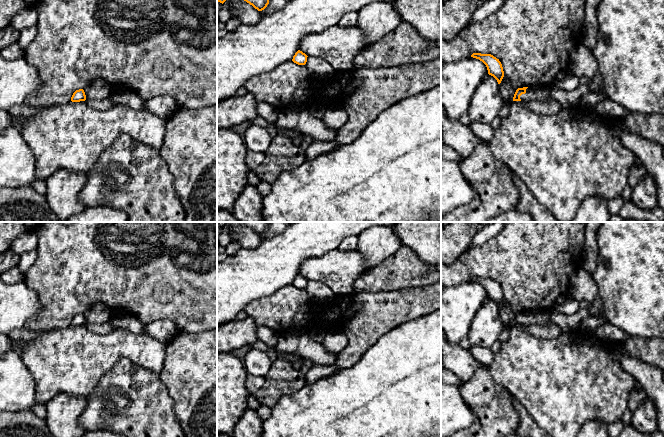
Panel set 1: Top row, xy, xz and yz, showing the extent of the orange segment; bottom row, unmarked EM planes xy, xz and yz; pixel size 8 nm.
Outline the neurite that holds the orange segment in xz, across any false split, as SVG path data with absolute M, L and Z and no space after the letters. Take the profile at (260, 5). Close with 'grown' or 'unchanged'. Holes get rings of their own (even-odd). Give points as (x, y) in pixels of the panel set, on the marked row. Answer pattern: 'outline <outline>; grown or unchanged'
outline M244 0L250 5L252 5L258 11L264 10L269 4L269 0Z; unchanged

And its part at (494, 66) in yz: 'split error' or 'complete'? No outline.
complete

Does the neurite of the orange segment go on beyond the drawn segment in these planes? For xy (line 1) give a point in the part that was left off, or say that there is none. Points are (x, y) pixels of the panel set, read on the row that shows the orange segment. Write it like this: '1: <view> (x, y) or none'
1: none

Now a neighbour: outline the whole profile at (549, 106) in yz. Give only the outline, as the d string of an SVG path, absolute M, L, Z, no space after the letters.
M553 98L540 101L534 100L529 102L517 102L520 102L522 105L527 106L530 110L541 115L557 114L562 109L560 103L554 100Z

